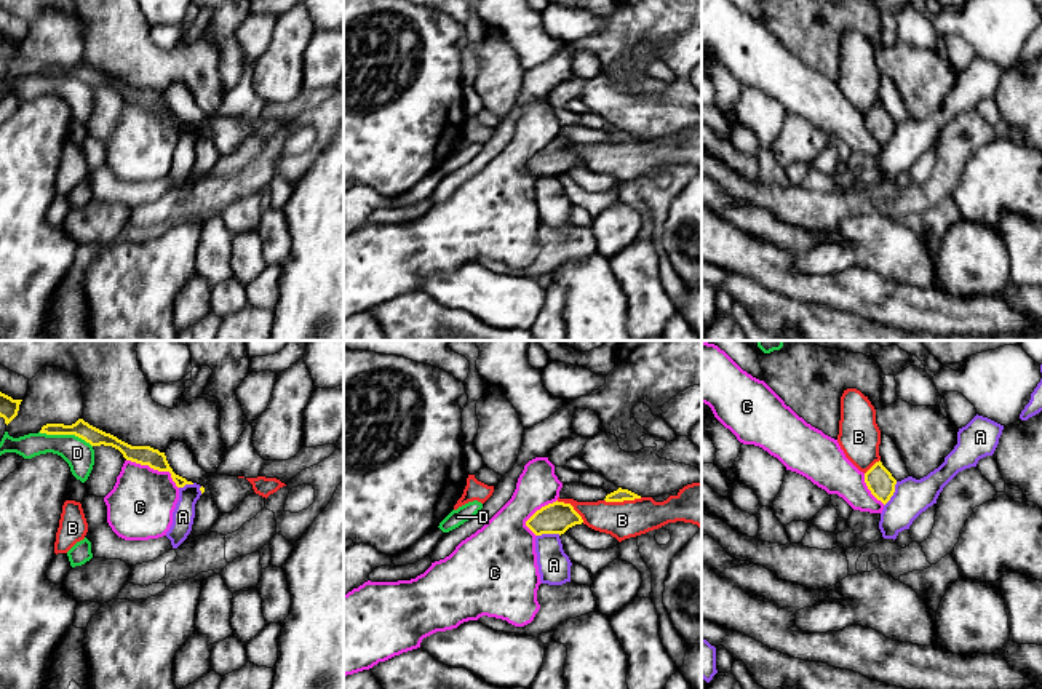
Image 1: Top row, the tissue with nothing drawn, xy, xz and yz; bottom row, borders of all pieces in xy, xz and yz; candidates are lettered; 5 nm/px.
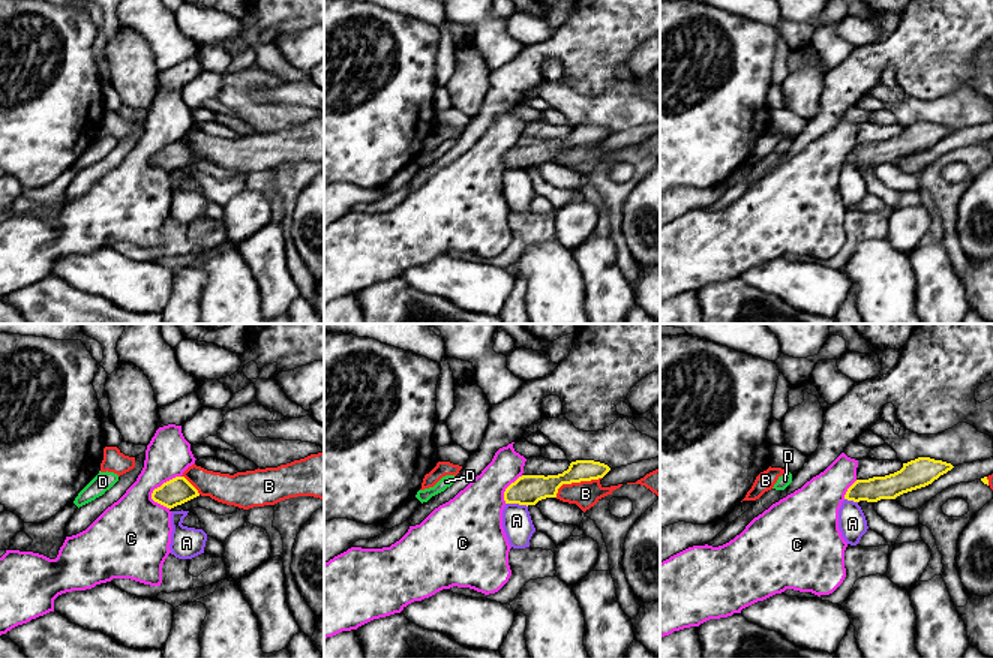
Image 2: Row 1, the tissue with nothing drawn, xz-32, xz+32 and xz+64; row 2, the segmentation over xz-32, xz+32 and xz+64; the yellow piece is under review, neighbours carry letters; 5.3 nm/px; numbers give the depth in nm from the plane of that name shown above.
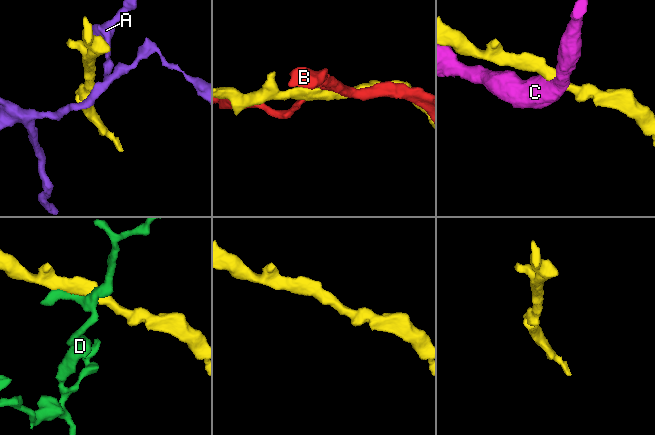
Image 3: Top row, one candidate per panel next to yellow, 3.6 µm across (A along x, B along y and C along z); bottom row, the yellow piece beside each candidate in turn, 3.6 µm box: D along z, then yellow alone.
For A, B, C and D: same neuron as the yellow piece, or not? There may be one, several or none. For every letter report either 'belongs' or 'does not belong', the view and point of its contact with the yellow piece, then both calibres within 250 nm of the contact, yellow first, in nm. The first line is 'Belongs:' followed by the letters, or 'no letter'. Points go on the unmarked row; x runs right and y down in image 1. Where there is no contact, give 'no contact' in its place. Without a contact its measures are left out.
Belongs: no letter
A: does not belong; contact yz (892, 136); calibres 140 and 180 nm
B: does not belong; contact xz (622, 143); calibres 70 and 190 nm
C: does not belong; contact xy (155, 111); calibres 100 and 340 nm
D: does not belong; contact xy (66, 75); calibres 90 and 150 nm

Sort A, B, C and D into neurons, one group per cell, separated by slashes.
A / B / C / D

